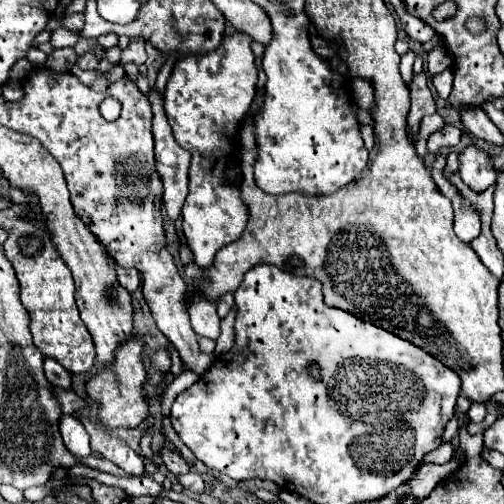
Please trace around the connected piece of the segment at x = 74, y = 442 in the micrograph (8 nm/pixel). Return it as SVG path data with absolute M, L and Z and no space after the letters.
M64 415L60 419L60 433L64 437L64 445L68 447L68 451L78 459L86 459L92 451L90 451L90 441L88 441L88 433L84 429L84 425L70 417L70 415Z

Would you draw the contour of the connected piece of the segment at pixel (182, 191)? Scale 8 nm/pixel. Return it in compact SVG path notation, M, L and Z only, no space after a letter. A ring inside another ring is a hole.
M150 87L148 91L148 101L152 105L152 133L154 133L154 159L156 159L156 171L162 177L164 183L164 209L168 219L174 223L180 217L184 199L188 195L188 167L190 167L190 153L184 151L180 145L176 145L174 137L172 137L172 127L168 125L166 113L164 113L164 103L162 103L162 95L156 87Z

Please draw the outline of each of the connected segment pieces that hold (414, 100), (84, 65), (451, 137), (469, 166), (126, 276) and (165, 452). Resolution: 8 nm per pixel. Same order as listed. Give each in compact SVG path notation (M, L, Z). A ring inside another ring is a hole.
M424 71L412 75L412 81L408 83L408 89L410 89L410 103L412 103L410 115L408 115L408 129L410 129L410 135L416 137L420 119L424 115L436 113L436 105L434 105L430 89L426 85L426 73Z
M84 53L84 55L80 55L78 59L76 59L76 65L80 67L80 69L90 69L90 71L94 71L96 69L96 65L98 65L98 55L94 55L94 53Z
M444 125L444 129L440 129L440 131L436 131L436 133L430 135L430 139L428 139L430 153L438 155L440 151L446 151L448 147L458 145L460 143L460 135L462 135L462 131L458 127Z
M464 147L464 151L458 155L458 163L462 181L474 191L486 191L496 181L498 171L492 165L492 157L482 147Z
M116 265L116 275L118 275L120 285L122 285L128 293L134 293L134 291L140 287L140 273L138 273L136 269L124 269L124 267Z
M162 447L158 453L160 453L160 457L162 457L162 461L164 461L164 465L168 467L170 473L174 473L174 475L184 475L184 473L190 471L190 465L182 459L180 453L176 453L176 451L168 449L168 447Z

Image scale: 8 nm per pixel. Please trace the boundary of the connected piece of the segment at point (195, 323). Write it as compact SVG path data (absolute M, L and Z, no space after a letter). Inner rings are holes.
M194 295L190 301L190 321L192 329L202 337L216 339L220 335L220 317L216 313L216 305L202 295Z

